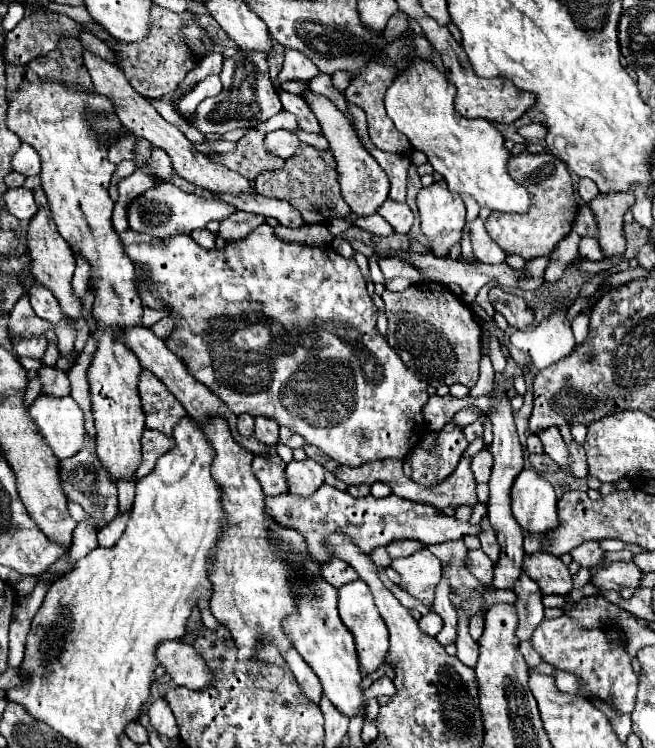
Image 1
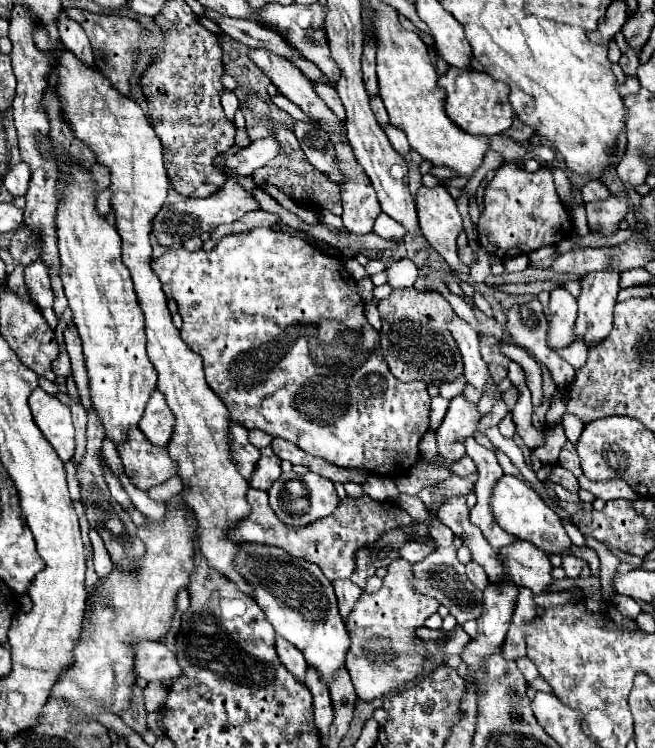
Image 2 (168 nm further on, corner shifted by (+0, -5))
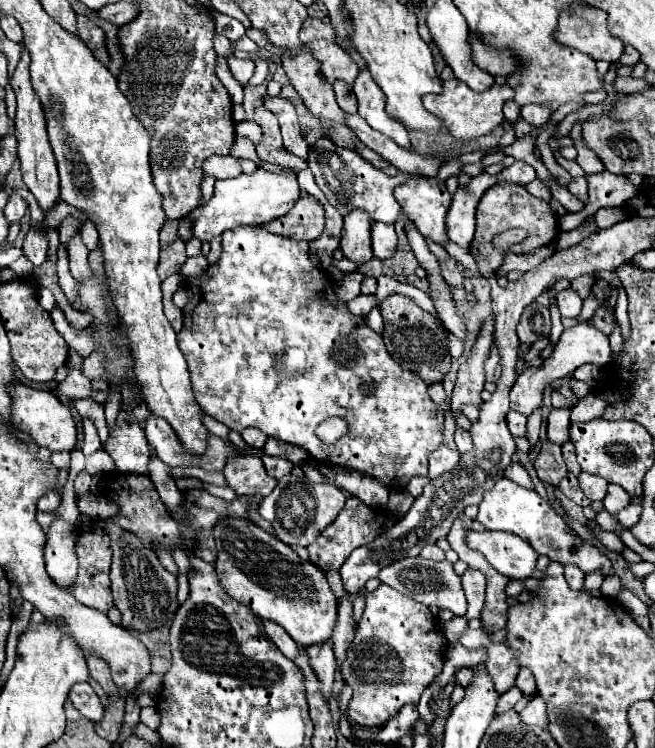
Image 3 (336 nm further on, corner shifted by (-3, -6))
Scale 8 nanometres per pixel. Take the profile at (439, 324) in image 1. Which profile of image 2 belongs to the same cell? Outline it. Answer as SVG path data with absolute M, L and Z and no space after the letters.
M395 289L387 299L379 301L379 313L383 321L381 349L383 357L395 377L401 381L423 381L425 385L451 383L463 375L463 361L453 341L453 335L445 325L453 317L453 307L437 291Z

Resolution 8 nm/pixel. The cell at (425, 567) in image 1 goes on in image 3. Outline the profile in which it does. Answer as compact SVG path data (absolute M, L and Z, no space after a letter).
M380 584L374 592L366 594L366 608L356 628L356 638L348 648L348 656L342 666L342 678L352 688L352 700L348 706L348 716L360 726L386 726L404 704L418 704L424 688L442 672L448 656L448 640L440 626L436 626L428 606L414 602L412 598L396 592L390 586Z

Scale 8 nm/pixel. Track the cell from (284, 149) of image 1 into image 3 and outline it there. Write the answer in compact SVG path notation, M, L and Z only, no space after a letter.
M216 156L204 160L204 178L212 176L216 180L226 180L226 178L236 178L240 174L242 174L240 162L232 156Z

